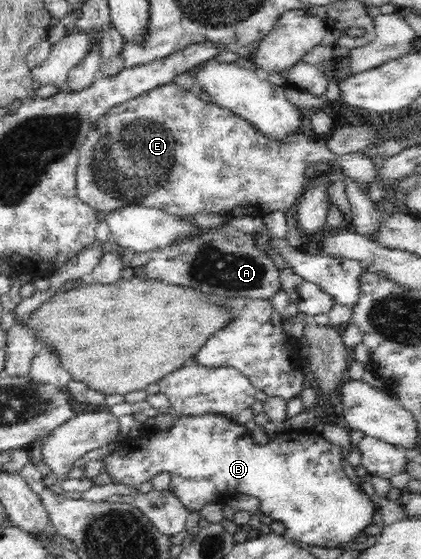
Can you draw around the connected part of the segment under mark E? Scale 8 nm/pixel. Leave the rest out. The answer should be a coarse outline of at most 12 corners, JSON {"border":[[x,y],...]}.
{"border":[[173,82],[78,148],[96,211],[263,217],[307,169],[370,182],[360,152],[269,141]]}

